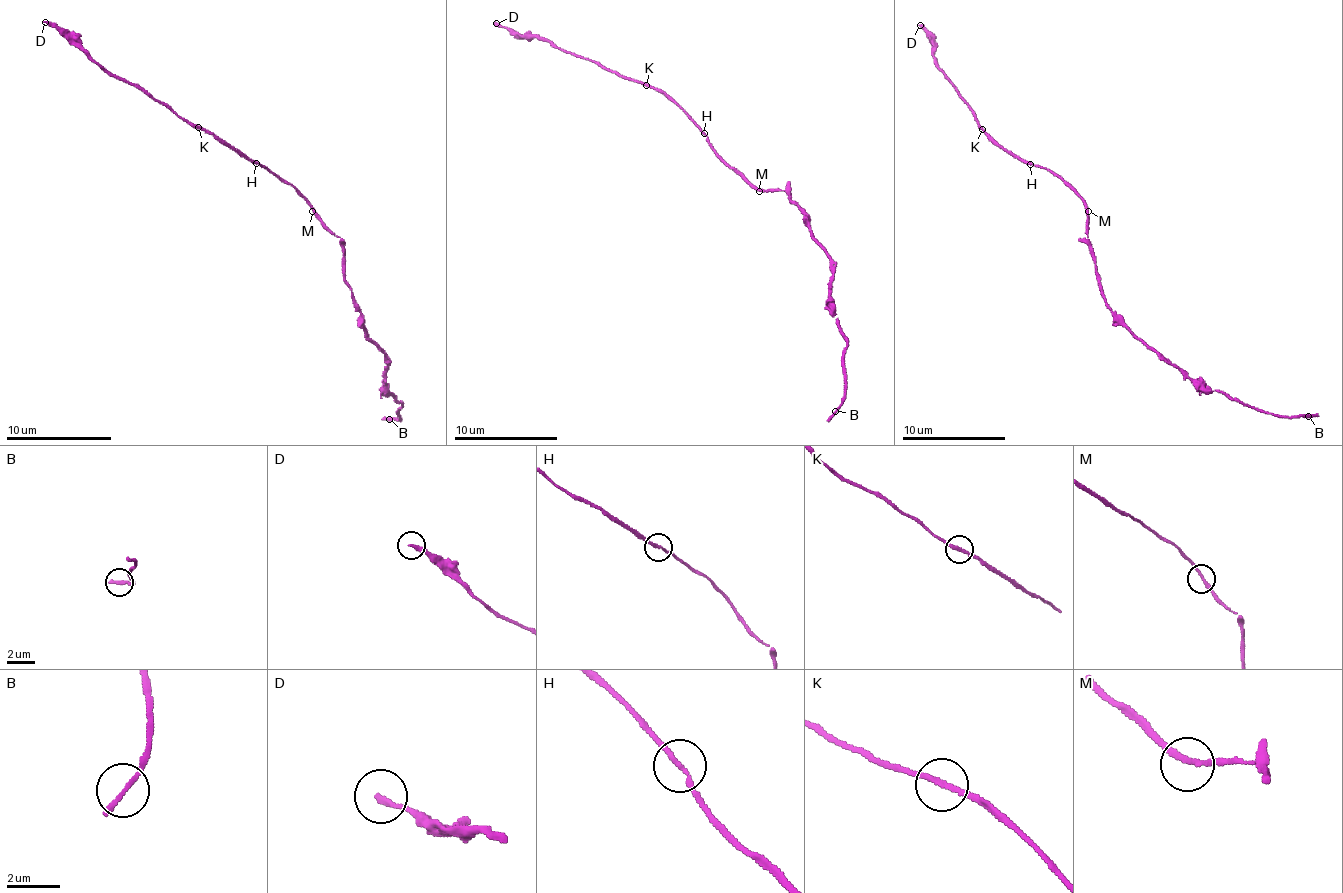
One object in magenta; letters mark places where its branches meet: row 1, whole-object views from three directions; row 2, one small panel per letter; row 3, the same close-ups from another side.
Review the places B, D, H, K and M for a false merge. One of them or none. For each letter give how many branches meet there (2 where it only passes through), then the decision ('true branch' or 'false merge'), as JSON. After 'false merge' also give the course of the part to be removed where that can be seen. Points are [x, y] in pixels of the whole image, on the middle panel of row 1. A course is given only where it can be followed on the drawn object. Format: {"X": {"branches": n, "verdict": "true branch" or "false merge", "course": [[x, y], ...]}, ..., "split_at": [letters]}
{"B": {"branches": 1, "verdict": "true branch"}, "D": {"branches": 1, "verdict": "true branch"}, "H": {"branches": 2, "verdict": "true branch"}, "K": {"branches": 2, "verdict": "true branch"}, "M": {"branches": 2, "verdict": "true branch"}, "split_at": []}

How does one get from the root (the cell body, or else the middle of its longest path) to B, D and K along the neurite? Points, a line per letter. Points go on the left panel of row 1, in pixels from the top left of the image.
B: (315, 208), (341, 240), (355, 309), (384, 351), (386, 390), (402, 404), (399, 420), (389, 420)
D: (315, 208), (291, 185), (265, 166), (249, 161), (212, 134), (183, 121), (133, 84), (106, 74), (46, 21)
K: (315, 208), (281, 177), (249, 161), (199, 126)

